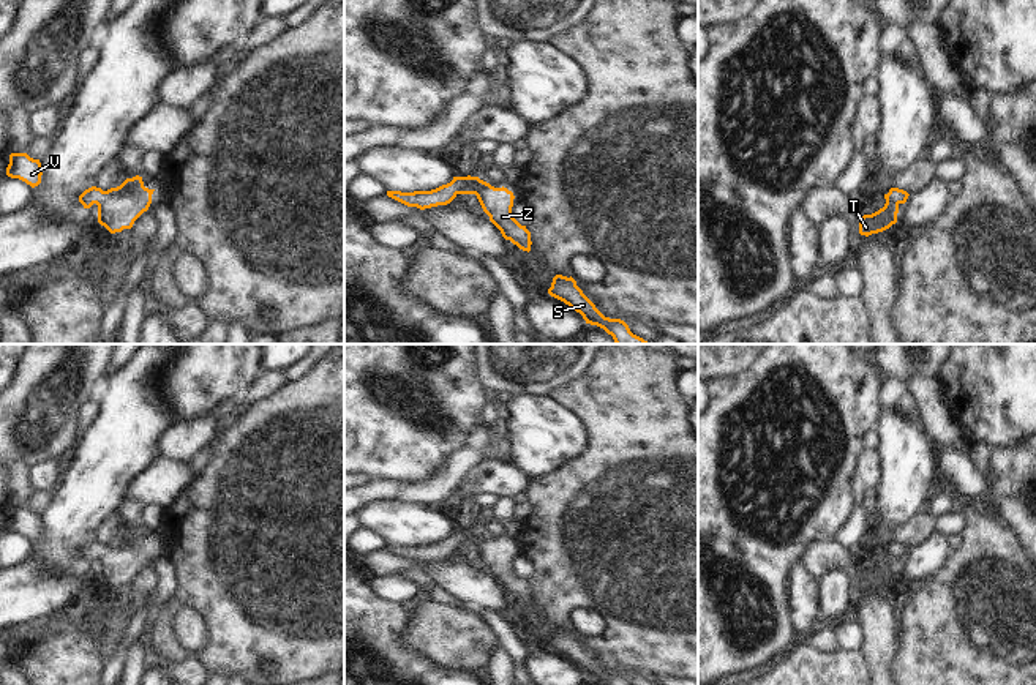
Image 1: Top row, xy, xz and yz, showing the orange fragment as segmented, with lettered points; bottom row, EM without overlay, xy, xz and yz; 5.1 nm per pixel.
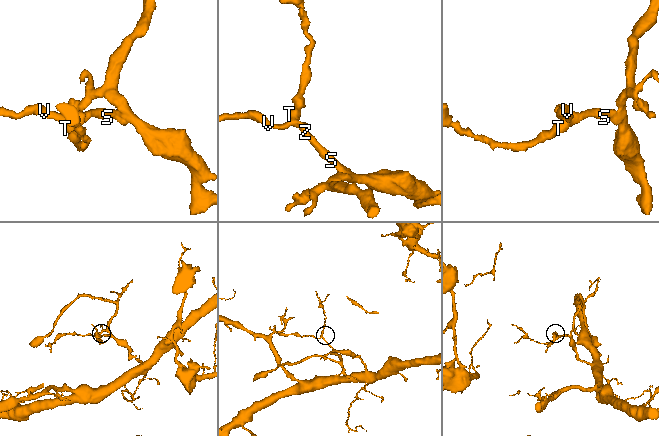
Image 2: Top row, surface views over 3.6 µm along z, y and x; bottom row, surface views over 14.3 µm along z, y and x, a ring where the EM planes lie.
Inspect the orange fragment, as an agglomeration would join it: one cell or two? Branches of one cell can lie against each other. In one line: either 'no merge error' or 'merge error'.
no merge error

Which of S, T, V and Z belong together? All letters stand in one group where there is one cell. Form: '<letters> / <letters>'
S T V Z

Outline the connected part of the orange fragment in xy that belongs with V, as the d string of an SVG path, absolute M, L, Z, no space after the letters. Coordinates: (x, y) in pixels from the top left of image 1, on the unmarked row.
M11 507L6 529L19 532L35 541L41 537L41 516L39 513L30 511L27 507Z

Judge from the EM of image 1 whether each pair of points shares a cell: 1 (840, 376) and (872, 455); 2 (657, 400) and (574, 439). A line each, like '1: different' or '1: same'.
1: different
2: different

